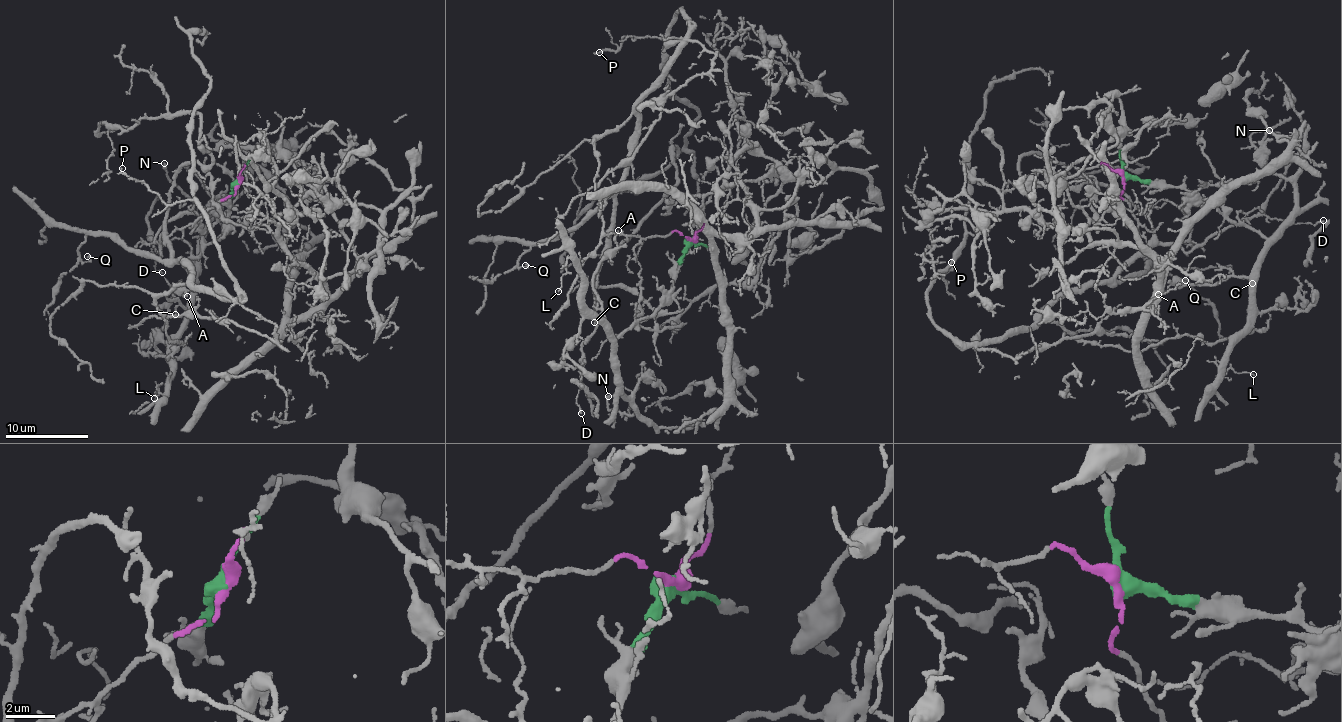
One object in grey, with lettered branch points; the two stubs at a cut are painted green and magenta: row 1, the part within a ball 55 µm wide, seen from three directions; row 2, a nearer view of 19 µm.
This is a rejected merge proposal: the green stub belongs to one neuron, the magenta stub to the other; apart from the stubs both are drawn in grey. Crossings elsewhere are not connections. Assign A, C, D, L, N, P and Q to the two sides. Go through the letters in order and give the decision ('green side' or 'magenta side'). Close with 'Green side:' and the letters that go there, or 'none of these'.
A: green side
C: green side
D: magenta side
L: green side
N: green side
P: magenta side
Q: magenta side
Green side: A, C, L, N

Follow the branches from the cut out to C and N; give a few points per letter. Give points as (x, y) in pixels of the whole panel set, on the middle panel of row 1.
C: (690, 241), (669, 302), (628, 327), (614, 345), (614, 352), (601, 315), (594, 323)
N: (690, 241), (669, 302), (616, 339), (612, 357), (615, 376), (635, 414), (627, 416), (607, 406), (608, 396)

